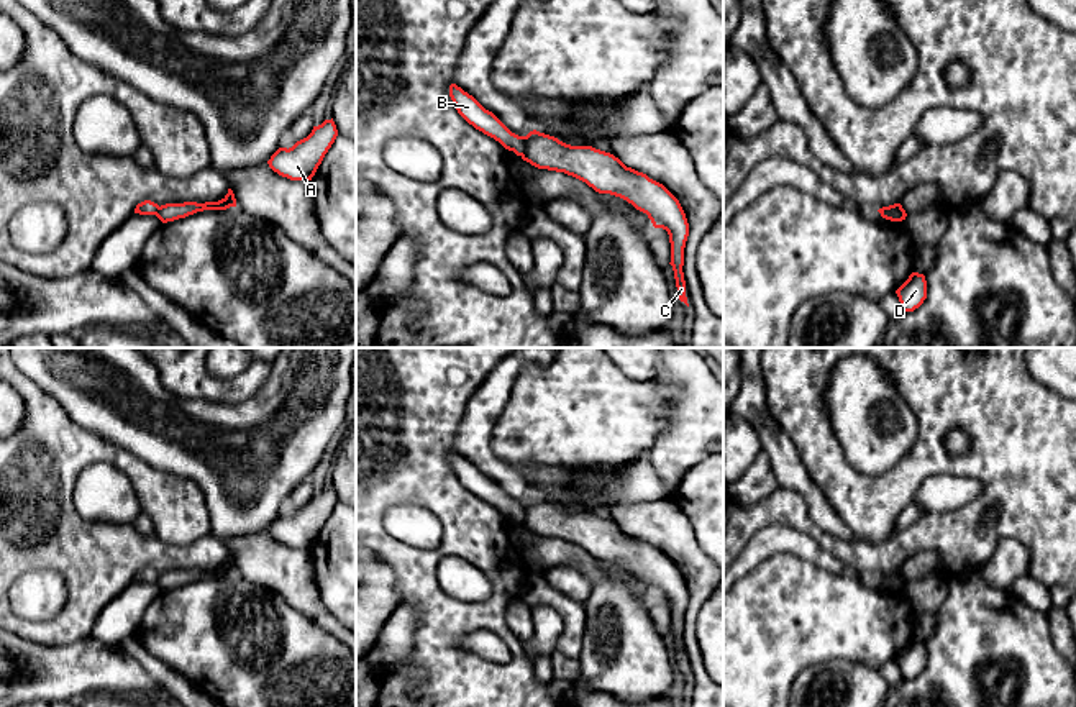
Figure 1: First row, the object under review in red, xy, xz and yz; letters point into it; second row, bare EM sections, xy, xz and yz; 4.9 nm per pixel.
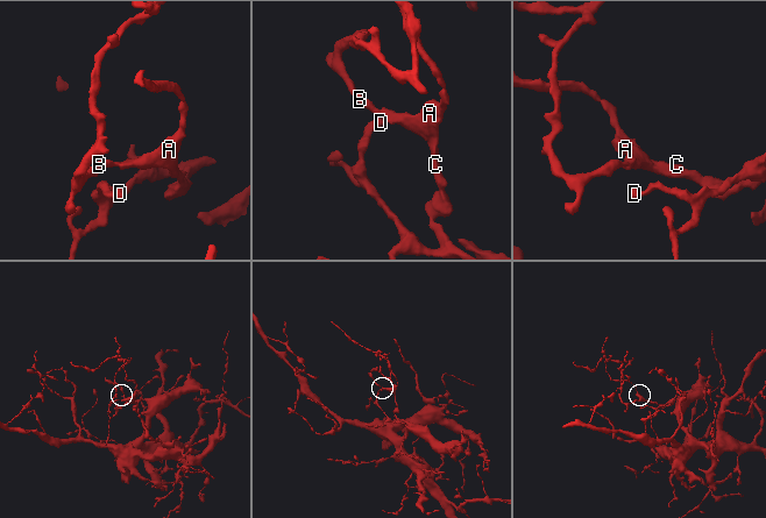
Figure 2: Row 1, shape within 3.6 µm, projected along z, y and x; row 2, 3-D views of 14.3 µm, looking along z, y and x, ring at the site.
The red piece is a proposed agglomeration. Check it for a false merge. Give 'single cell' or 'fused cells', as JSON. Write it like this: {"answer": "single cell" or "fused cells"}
{"answer": "fused cells"}

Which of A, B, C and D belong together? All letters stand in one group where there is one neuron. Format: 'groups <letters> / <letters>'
groups A C D / B

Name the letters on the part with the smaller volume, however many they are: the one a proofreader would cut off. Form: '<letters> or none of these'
B

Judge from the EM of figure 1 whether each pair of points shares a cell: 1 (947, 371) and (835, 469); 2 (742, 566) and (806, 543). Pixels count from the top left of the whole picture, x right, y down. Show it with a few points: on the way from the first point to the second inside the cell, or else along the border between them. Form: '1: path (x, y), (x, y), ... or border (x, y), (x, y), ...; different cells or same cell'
1: path (937, 414), (932, 447), (893, 486), (878, 486); same cell
2: path (758, 550), (765, 543), (789, 543); same cell

